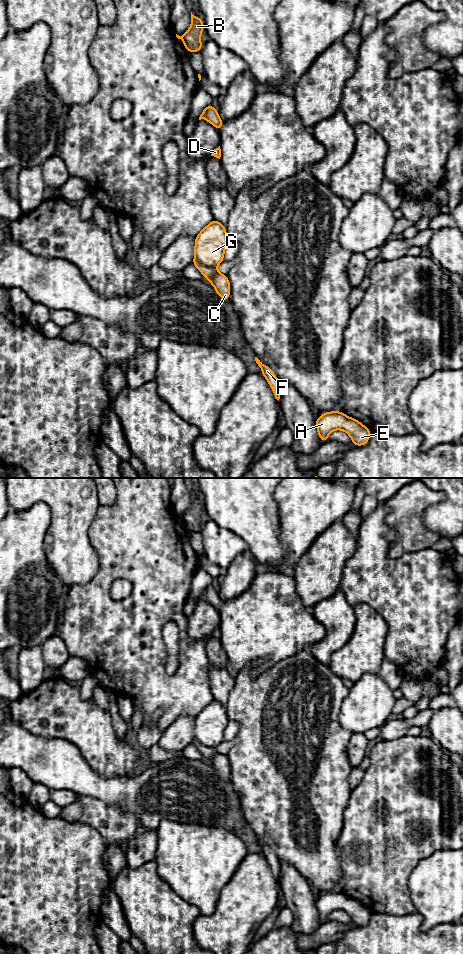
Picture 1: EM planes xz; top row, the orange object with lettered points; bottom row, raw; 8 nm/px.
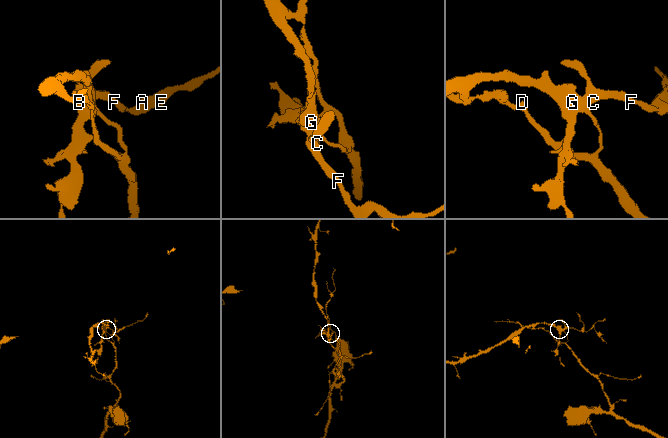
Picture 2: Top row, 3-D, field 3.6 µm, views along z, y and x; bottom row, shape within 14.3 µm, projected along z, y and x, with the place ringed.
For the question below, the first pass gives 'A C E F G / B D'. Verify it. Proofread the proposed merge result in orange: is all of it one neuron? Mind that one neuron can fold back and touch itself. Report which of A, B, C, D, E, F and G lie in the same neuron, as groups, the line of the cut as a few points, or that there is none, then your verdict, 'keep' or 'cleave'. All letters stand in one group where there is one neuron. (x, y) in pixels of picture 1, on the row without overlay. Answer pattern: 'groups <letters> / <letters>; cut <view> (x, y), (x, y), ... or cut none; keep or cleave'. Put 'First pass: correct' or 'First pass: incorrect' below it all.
groups A C E F G / B D; cut xz (194, 738), (207, 746), (215, 747); cleave
First pass: correct

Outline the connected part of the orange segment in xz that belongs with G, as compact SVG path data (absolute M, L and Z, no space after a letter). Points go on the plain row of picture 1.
M213 699L195 717L194 739L207 747L217 747L224 741L228 722L226 707Z

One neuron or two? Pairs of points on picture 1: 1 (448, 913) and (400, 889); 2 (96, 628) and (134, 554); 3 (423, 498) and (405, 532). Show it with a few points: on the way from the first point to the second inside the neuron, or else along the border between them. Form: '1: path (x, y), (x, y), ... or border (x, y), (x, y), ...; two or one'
1: border (411, 871), (408, 877), (408, 891), (416, 911); two
2: path (96, 609), (96, 592), (99, 586), (115, 570); one
3: path (415, 506), (407, 514), (407, 524); one

